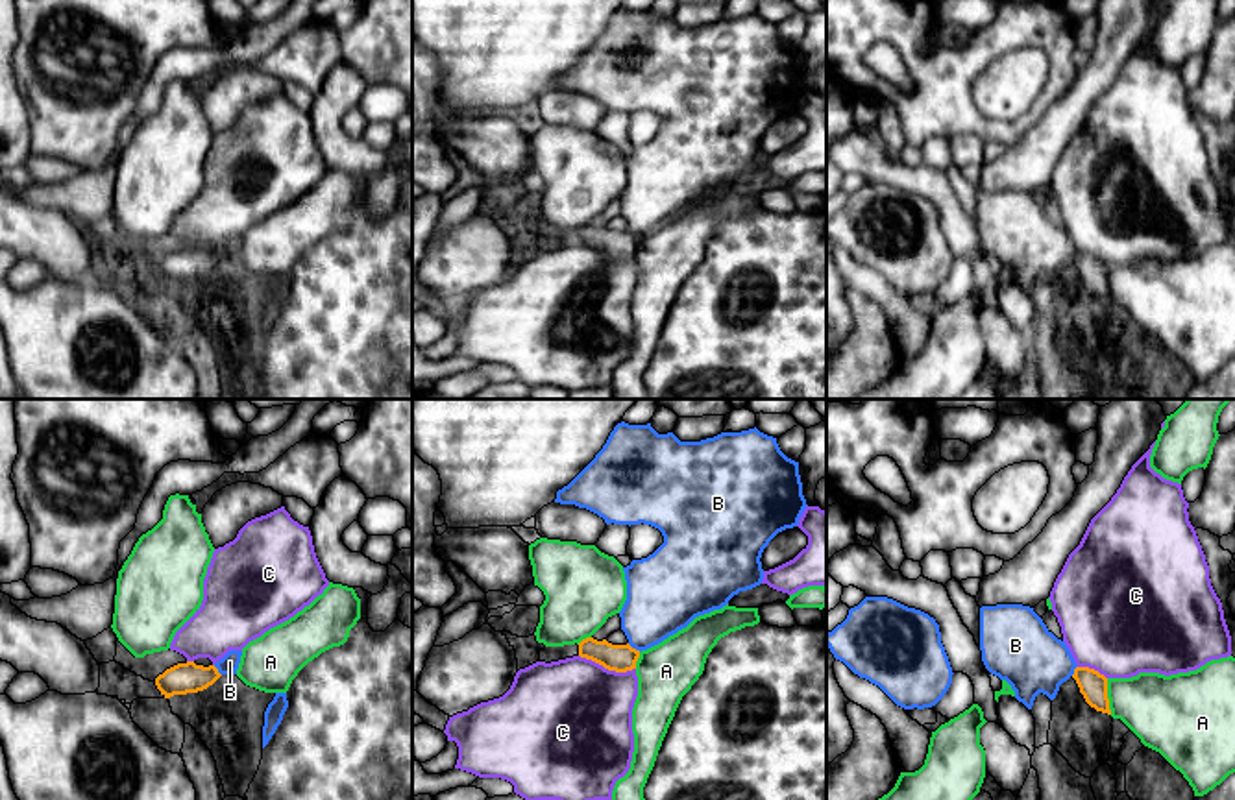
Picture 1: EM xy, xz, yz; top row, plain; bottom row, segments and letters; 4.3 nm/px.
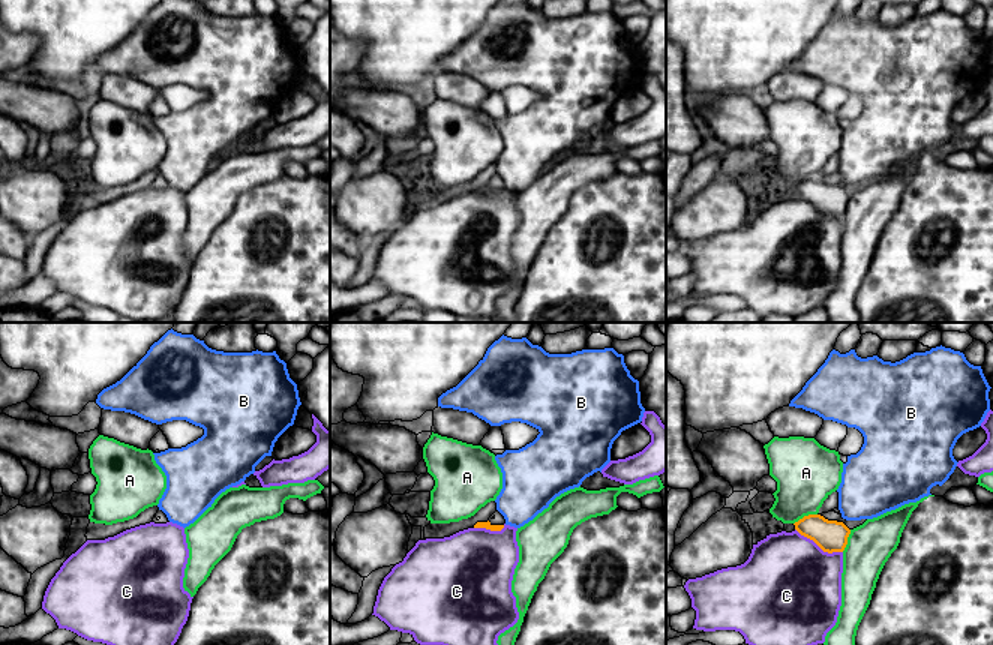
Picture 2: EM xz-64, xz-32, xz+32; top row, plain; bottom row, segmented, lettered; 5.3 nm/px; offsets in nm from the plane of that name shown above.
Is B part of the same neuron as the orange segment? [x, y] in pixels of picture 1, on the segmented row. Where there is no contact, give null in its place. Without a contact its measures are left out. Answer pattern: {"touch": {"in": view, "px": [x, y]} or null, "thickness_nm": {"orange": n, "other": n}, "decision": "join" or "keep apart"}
{"touch": {"in": "xz", "px": [635, 649]}, "thickness_nm": {"orange": 120, "other": 300}, "decision": "keep apart"}

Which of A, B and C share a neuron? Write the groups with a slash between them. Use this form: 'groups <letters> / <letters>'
groups A / B / C

